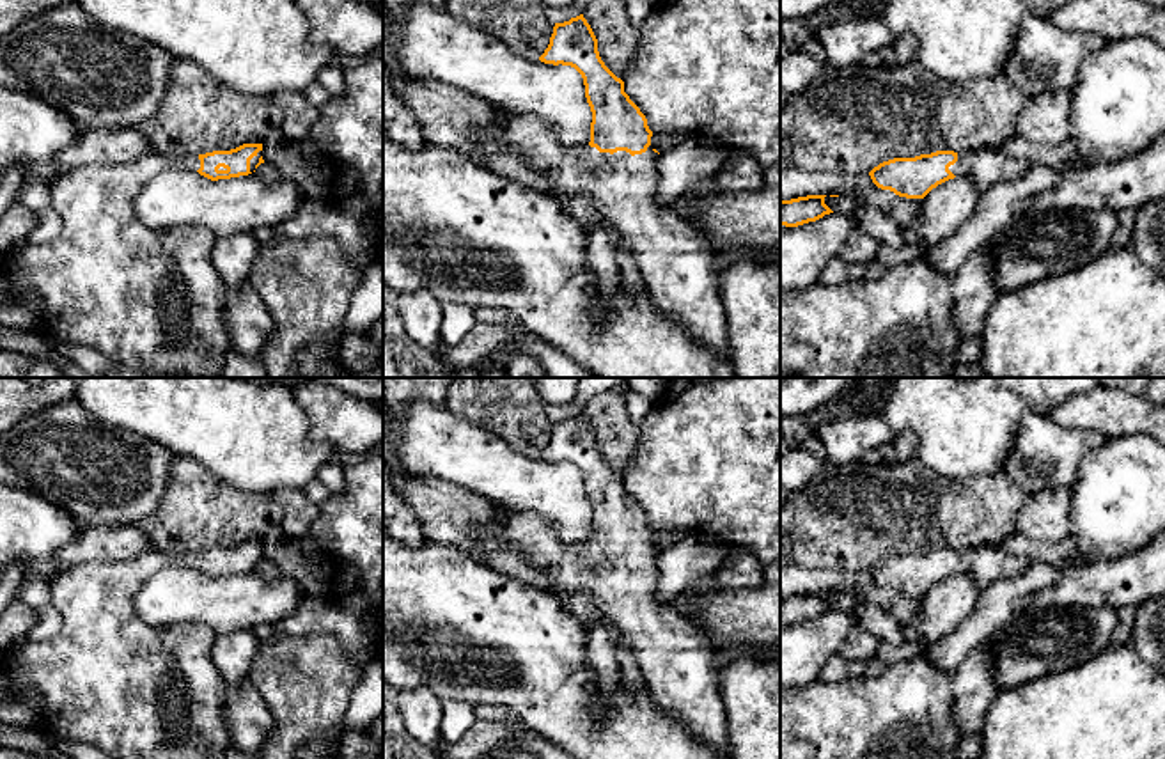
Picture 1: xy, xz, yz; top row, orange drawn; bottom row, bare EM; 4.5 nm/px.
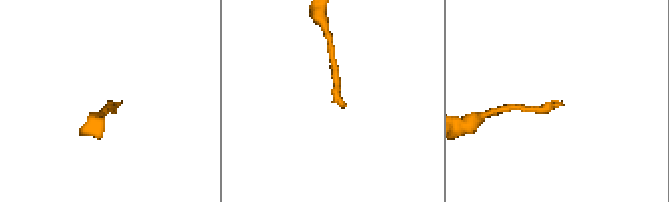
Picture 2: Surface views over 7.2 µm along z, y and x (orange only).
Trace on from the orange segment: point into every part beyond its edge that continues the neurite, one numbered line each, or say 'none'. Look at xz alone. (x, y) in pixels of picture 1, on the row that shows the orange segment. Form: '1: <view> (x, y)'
1: xz (678, 266)

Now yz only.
1: yz (988, 165)

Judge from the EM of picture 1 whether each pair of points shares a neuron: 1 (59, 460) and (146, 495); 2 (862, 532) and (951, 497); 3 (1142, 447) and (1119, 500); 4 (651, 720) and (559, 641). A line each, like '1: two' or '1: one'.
1: one
2: one
3: one
4: one

